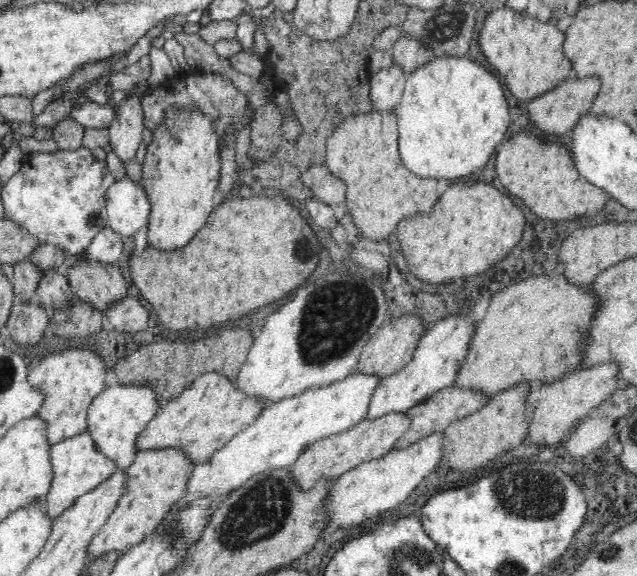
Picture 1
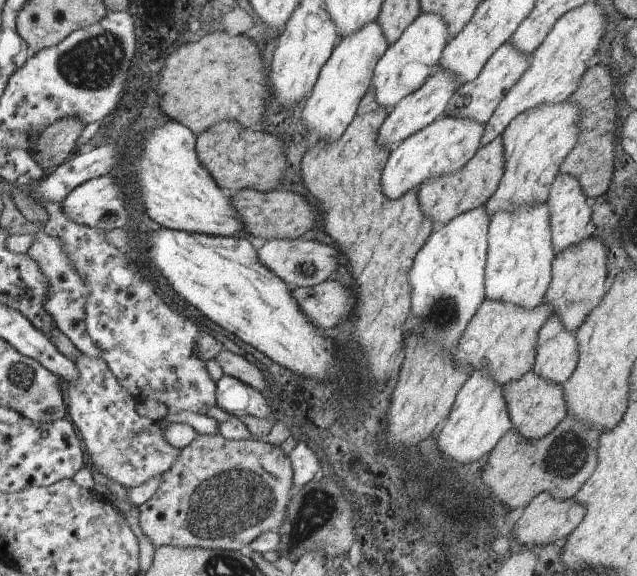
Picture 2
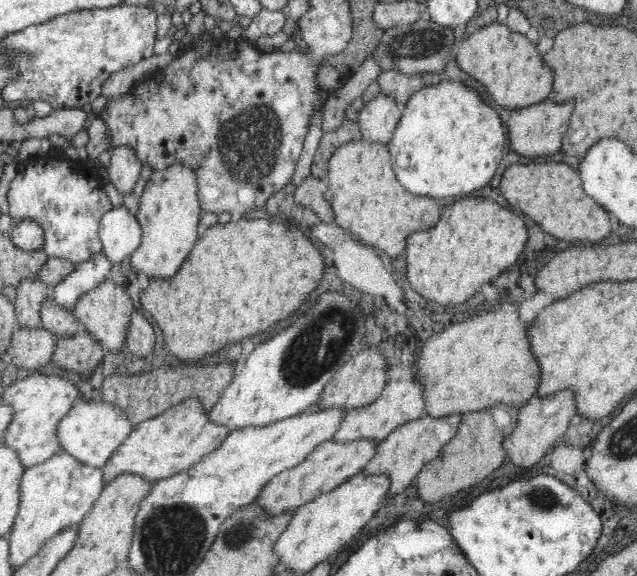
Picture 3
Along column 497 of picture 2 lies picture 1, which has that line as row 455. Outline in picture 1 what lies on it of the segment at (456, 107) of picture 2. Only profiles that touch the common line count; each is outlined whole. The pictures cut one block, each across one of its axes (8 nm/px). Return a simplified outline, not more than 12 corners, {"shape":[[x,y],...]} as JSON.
{"shape":[[89,430],[51,446],[54,520],[107,480],[116,461]]}

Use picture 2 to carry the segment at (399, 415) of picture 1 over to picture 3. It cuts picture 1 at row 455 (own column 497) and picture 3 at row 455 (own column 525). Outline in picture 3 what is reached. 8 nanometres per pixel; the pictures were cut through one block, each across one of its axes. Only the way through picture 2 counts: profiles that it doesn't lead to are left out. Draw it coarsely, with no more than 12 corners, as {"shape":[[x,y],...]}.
{"shape":[[380,440],[319,444],[257,502],[282,514],[363,472]]}

